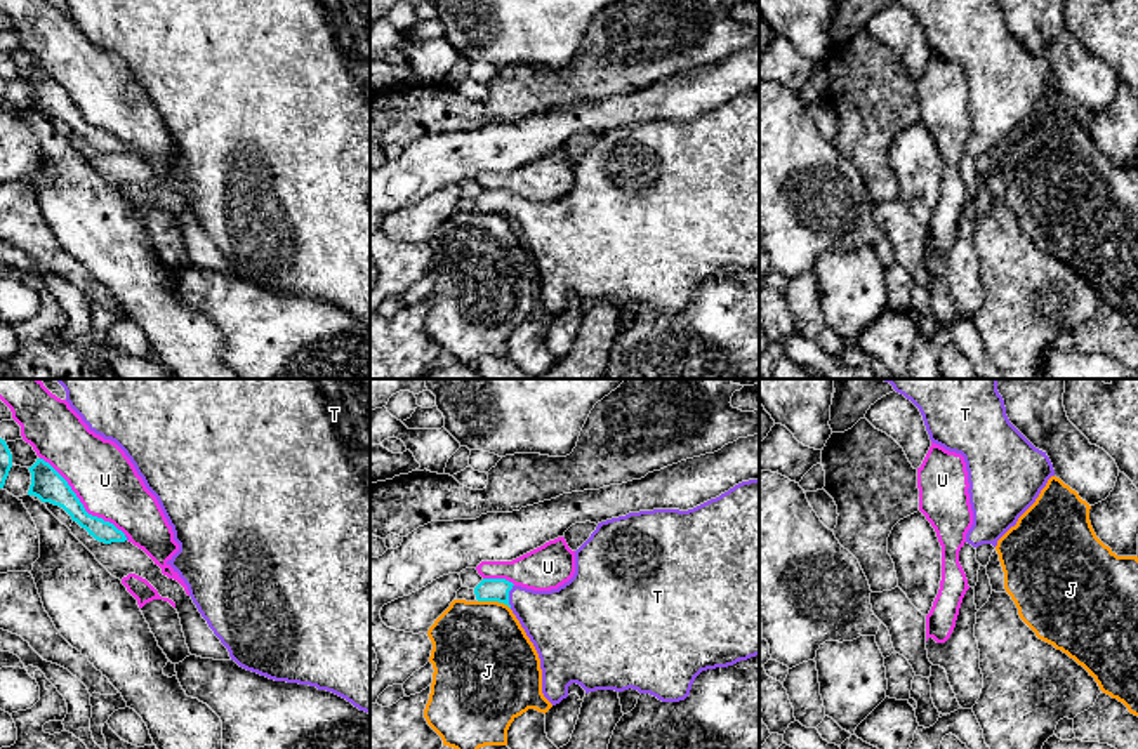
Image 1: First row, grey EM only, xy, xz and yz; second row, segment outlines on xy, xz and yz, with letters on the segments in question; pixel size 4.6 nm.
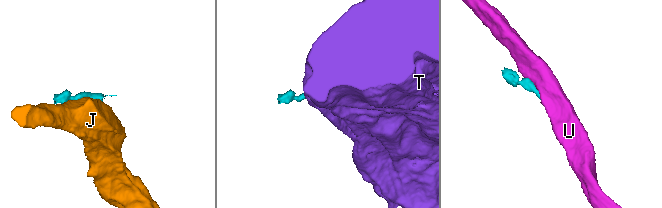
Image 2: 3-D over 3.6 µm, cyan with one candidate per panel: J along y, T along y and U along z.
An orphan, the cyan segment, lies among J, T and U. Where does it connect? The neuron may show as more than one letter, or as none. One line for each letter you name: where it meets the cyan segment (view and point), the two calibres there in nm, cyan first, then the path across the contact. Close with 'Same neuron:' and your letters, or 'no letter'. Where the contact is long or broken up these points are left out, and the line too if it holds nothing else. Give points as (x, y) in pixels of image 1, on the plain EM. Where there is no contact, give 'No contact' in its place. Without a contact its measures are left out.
T: Touches cyan at xz (508, 207). Thickness 110 nm (cyan) against 280 nm. Path across: xz (489, 200), (501, 200), (508, 207), (518, 209), (555, 231)
Same neuron: T

